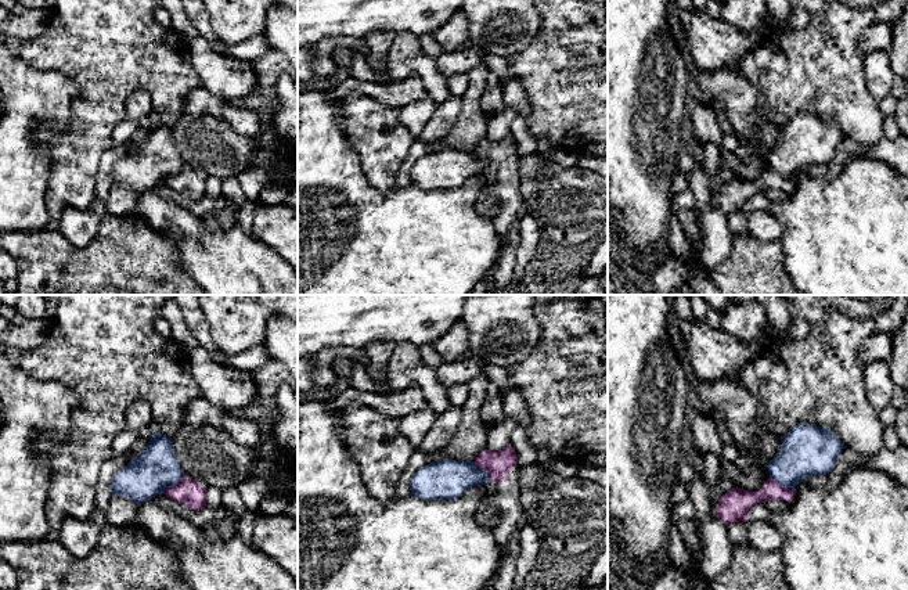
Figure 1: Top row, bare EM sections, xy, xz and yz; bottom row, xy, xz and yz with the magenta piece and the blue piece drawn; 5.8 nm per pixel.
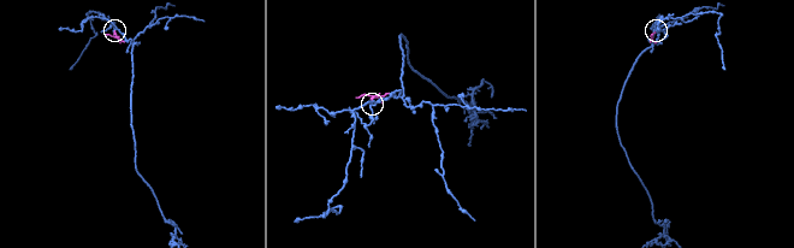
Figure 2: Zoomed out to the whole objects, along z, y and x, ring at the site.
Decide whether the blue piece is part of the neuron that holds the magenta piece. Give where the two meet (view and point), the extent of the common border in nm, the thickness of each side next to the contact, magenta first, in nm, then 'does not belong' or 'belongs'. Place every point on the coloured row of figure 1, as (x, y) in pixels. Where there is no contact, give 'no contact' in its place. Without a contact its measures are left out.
contact xy (173, 485); length 170 nm; calibres 160 and 260 nm; does not belong

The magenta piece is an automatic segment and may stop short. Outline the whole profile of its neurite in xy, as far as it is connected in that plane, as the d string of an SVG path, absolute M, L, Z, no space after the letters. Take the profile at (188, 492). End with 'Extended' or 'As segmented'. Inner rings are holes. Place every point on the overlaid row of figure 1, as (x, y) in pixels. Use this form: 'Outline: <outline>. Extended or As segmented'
Outline: M185 475L177 485L165 489L163 493L194 511L199 511L206 507L206 489L201 482Z. As segmented

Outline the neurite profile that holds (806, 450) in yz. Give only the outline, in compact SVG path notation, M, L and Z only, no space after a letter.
M800 422L783 435L781 452L768 463L767 471L783 488L796 489L801 481L811 475L829 474L844 447L833 431Z

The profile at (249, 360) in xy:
M253 346L245 352L227 355L215 349L212 352L213 359L233 368L244 370L244 371L256 371L267 359L270 359L267 350L263 346Z

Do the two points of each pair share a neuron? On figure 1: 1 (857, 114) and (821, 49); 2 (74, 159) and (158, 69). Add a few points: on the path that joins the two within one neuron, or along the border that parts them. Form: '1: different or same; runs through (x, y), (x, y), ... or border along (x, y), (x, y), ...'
1: same; runs through (843, 97), (821, 72), (821, 65)
2: same; runs through (89, 133), (92, 119), (132, 79)

